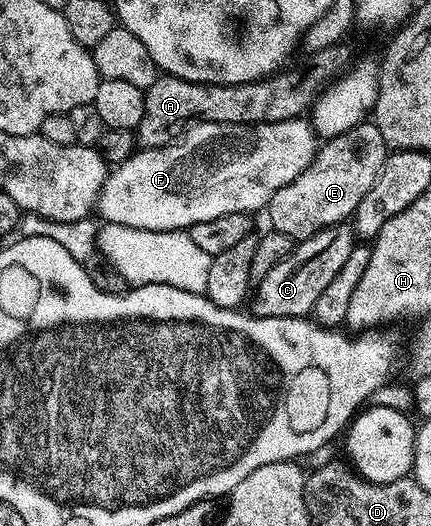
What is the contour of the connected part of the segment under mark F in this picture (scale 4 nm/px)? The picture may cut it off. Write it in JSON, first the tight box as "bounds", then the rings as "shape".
{"bounds":[96,117,319,230],"shape":[[[304,117],[283,120],[282,122],[260,122],[259,124],[215,124],[214,122],[198,122],[189,127],[177,141],[160,146],[159,148],[141,148],[132,154],[123,164],[112,167],[106,173],[105,183],[101,189],[101,195],[97,198],[96,213],[102,214],[102,219],[111,224],[123,224],[127,228],[139,228],[140,230],[185,230],[194,226],[199,220],[215,220],[215,216],[223,216],[231,212],[252,215],[253,210],[264,211],[268,207],[271,196],[283,188],[283,184],[291,184],[307,164],[316,156],[319,149],[319,138],[312,125]]]}

